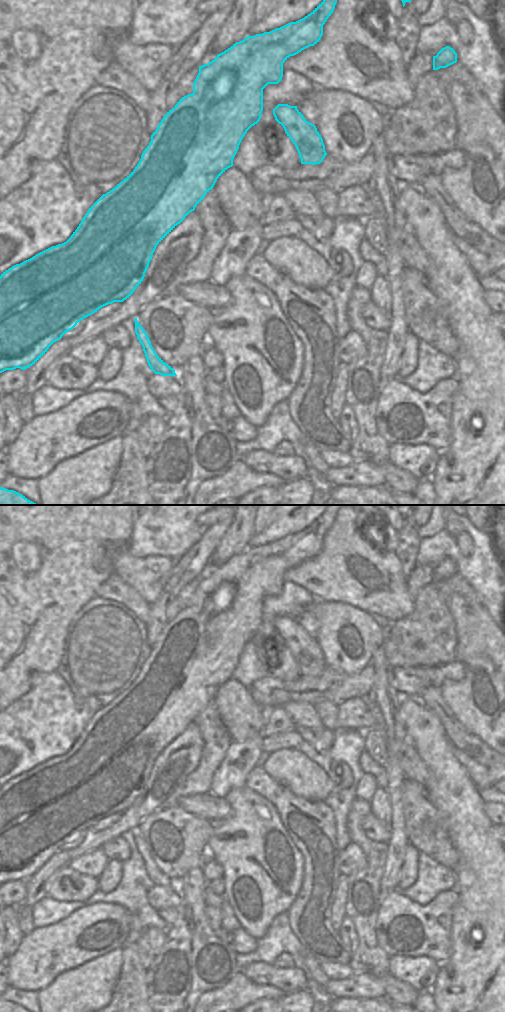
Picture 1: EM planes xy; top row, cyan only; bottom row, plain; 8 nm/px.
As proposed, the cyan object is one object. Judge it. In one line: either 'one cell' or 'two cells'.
two cells

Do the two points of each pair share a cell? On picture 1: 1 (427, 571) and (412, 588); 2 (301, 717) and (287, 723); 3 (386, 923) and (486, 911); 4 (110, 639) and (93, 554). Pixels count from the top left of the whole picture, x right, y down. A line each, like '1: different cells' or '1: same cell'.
1: same cell
2: different cells
3: different cells
4: different cells

